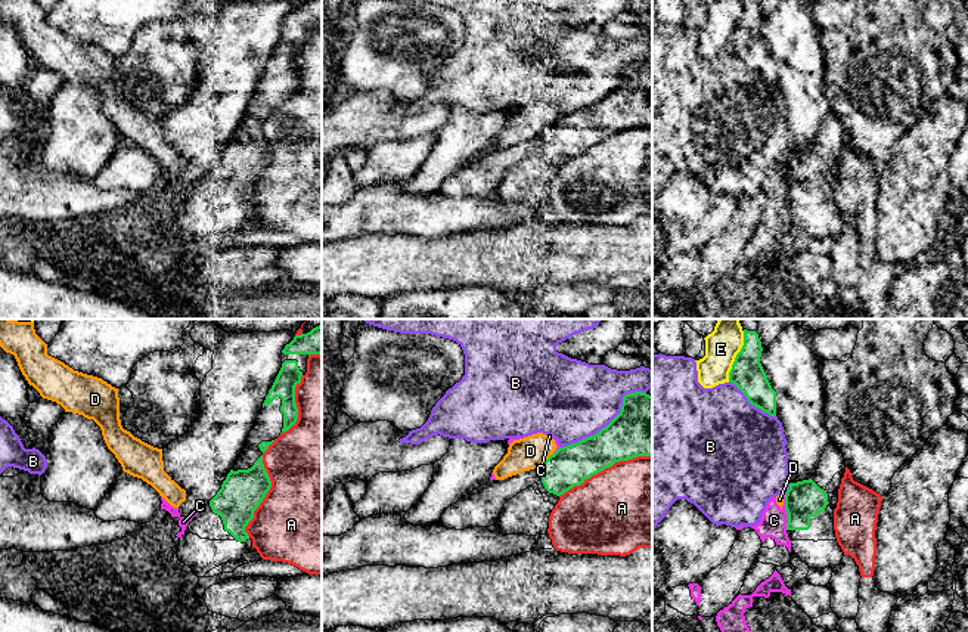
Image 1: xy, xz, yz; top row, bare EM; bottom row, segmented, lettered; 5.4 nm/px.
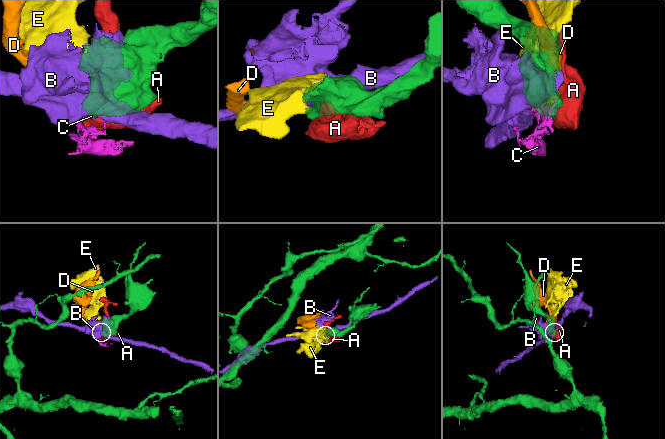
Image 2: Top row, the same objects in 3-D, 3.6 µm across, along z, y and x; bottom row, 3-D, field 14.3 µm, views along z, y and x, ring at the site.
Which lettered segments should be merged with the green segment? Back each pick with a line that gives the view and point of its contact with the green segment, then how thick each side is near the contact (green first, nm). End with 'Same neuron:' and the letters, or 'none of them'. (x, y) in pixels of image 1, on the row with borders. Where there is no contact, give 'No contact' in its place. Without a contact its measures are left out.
Same neuron: none of them

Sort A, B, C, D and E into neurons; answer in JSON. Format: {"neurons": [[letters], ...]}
{"neurons": [["A"], ["B"], ["C", "D"], ["E"]]}

